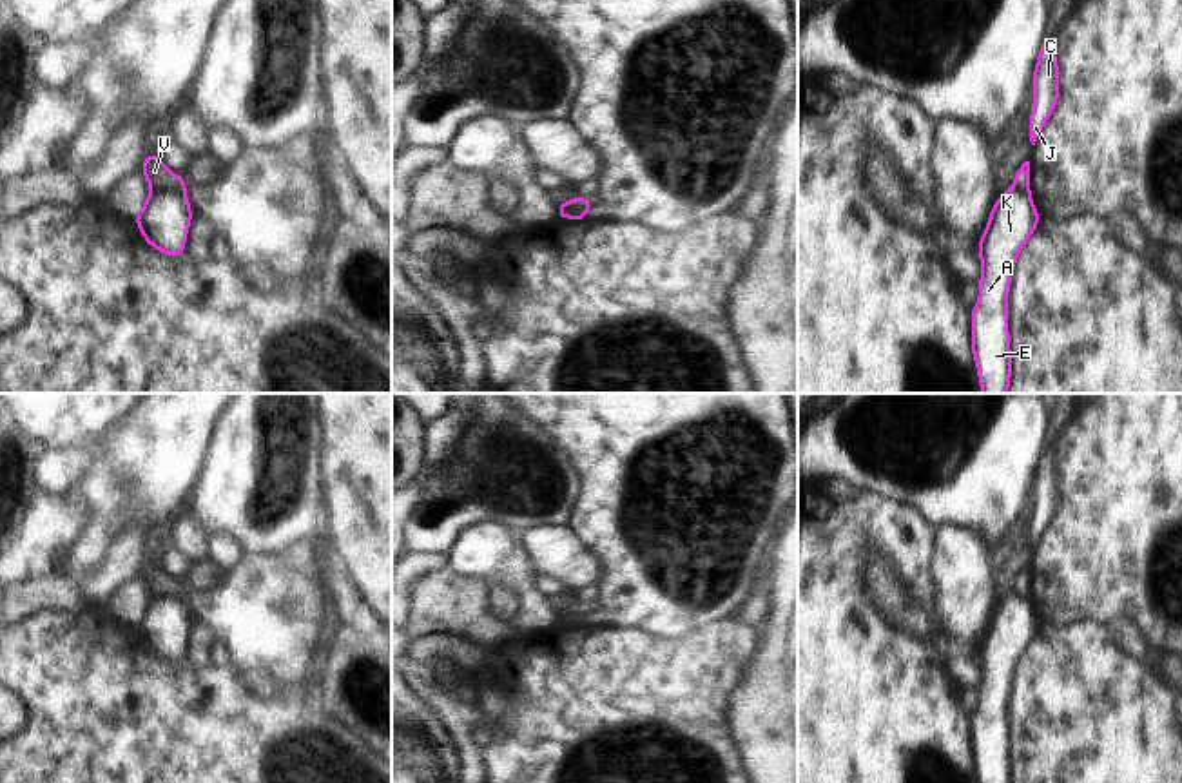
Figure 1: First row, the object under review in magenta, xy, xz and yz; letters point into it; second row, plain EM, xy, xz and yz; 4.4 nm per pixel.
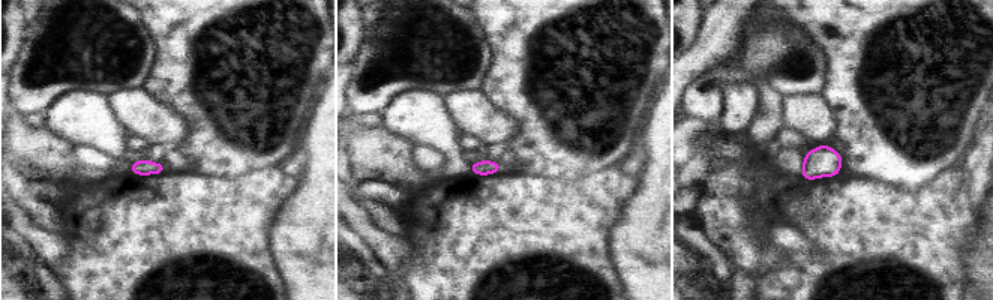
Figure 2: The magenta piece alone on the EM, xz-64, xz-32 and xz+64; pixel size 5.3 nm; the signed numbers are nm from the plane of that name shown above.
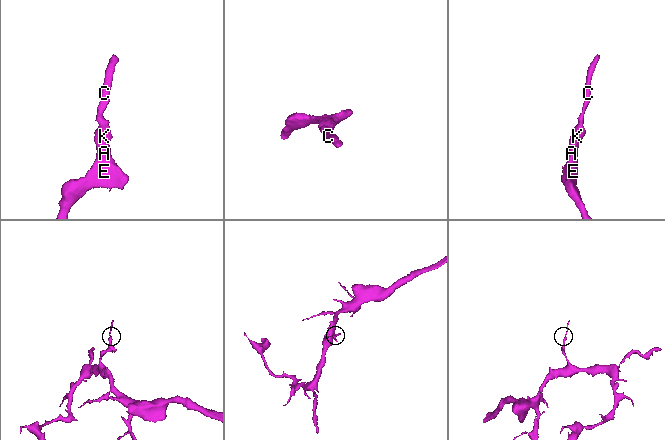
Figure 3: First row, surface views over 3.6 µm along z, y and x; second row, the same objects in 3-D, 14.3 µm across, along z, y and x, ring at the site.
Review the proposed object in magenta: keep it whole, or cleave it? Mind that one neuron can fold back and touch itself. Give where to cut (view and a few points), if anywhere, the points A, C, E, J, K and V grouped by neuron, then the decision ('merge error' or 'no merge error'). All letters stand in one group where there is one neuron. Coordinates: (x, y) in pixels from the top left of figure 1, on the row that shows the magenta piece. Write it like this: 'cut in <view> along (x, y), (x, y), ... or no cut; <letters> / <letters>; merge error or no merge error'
cut in xz along (591, 203), (570, 207), (559, 214); A E K / C J V; merge error

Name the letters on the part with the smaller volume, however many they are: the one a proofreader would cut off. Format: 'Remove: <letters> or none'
Remove: C, J, V

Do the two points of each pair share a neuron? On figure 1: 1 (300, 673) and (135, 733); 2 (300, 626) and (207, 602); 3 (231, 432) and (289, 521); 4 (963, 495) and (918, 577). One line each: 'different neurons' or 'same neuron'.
1: different neurons
2: same neuron
3: same neuron
4: different neurons

